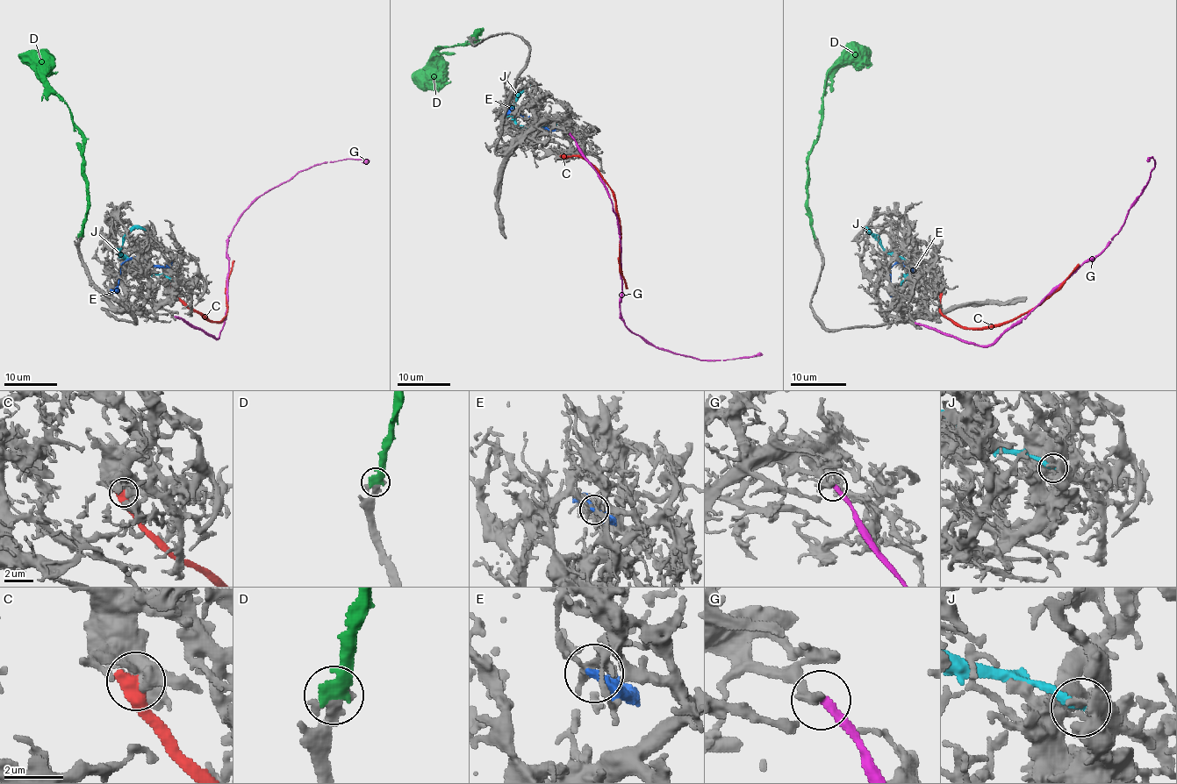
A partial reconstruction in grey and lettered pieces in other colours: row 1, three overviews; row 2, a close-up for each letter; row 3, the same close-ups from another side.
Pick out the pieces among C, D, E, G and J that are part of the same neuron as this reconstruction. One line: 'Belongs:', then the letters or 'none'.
Belongs: D

